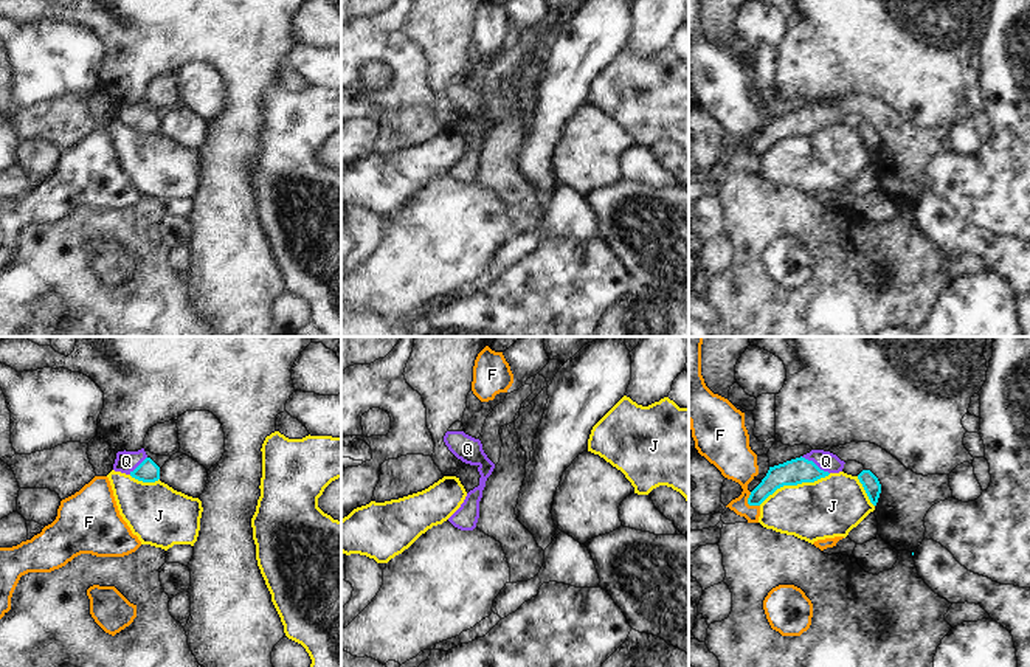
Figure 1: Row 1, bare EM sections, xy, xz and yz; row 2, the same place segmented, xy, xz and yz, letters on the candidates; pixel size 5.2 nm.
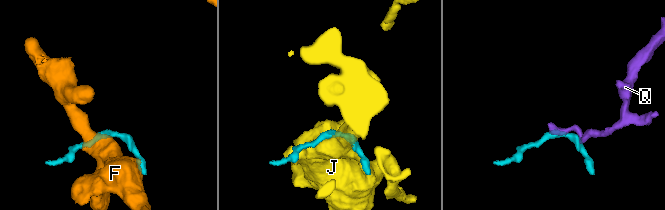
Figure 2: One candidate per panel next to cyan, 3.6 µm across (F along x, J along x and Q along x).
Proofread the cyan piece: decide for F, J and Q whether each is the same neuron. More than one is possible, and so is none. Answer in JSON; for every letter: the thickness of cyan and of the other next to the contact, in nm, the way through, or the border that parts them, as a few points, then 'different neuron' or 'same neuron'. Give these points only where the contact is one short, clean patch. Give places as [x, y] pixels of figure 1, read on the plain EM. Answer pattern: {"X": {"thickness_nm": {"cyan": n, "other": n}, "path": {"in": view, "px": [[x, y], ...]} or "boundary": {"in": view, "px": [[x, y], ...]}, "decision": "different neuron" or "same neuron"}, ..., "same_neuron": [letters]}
{"F": {"thickness_nm": {"cyan": 120, "other": 200}, "boundary": {"in": "yz", "px": [[750, 145], [748, 155], [759, 158]]}, "decision": "different neuron"}, "J": {"thickness_nm": {"cyan": 130, "other": 320}, "decision": "different neuron"}, "Q": {"thickness_nm": {"cyan": 130, "other": 100}, "path": {"in": "yz", "px": [[798, 123], [807, 121], [813, 115], [826, 114]]}, "decision": "same neuron"}, "same_neuron": ["Q"]}

